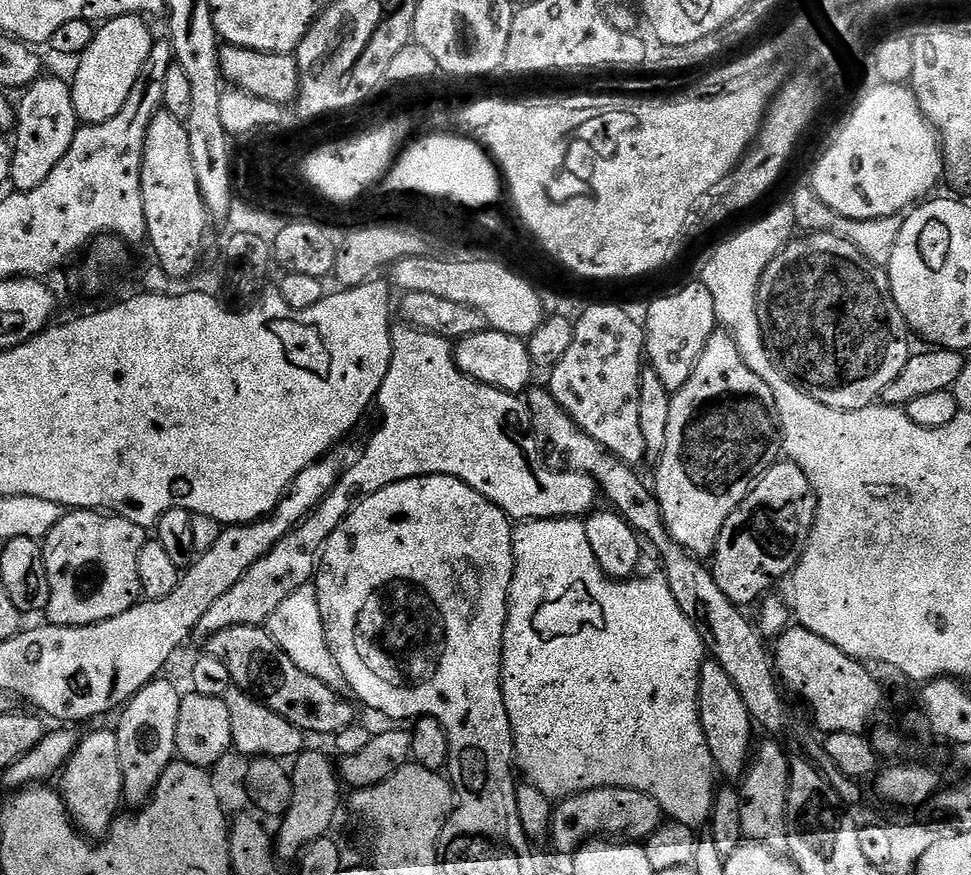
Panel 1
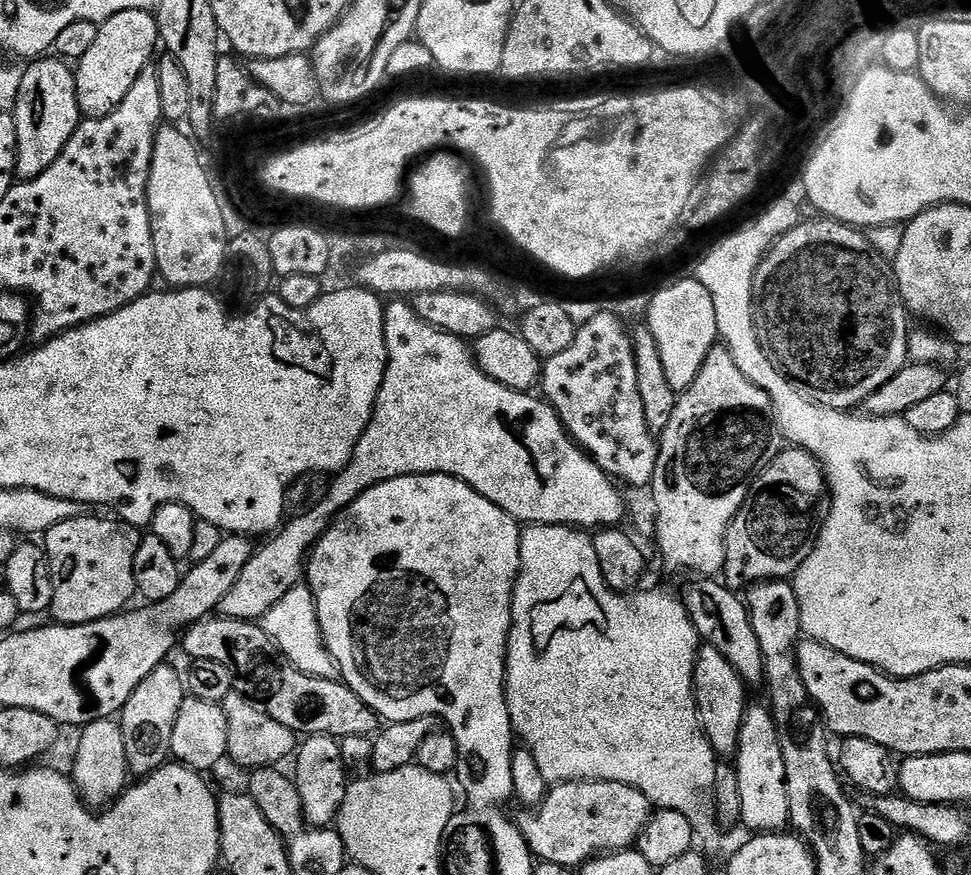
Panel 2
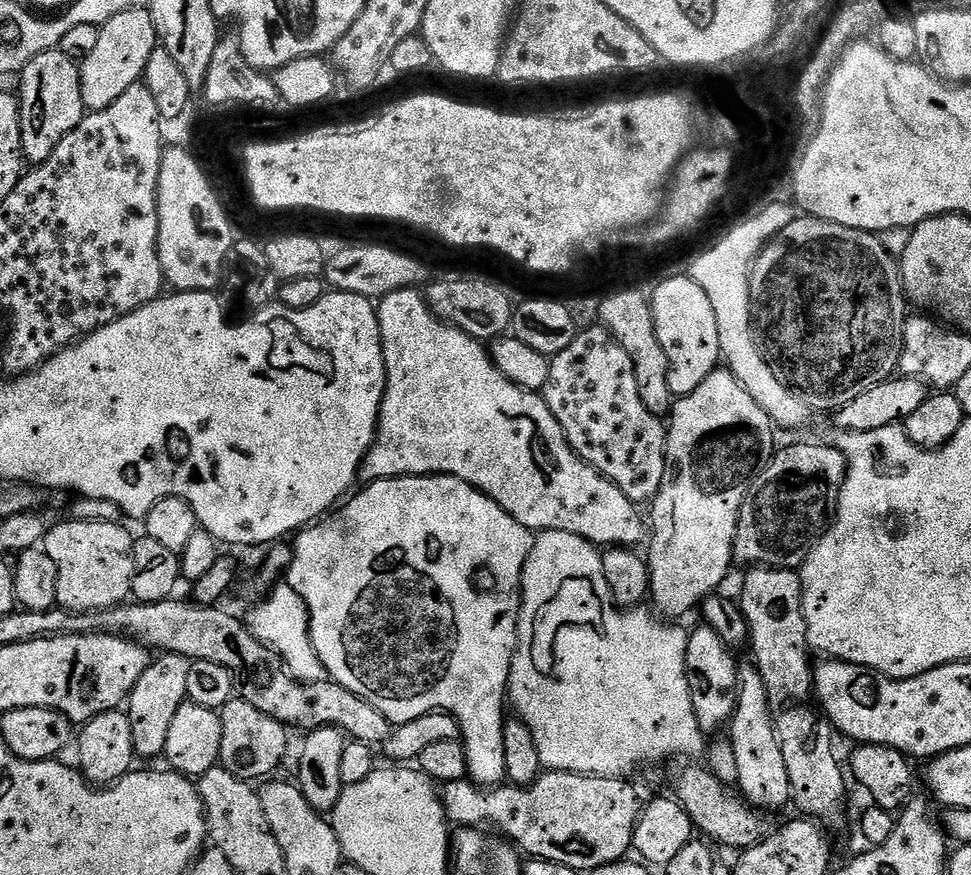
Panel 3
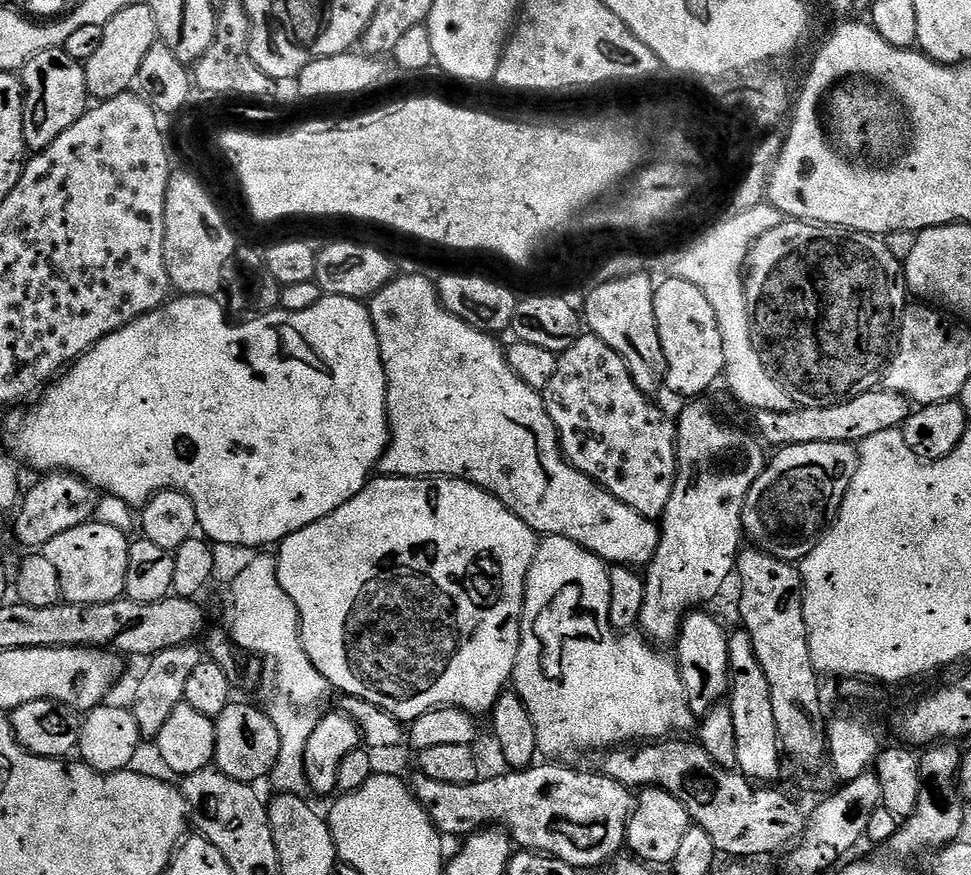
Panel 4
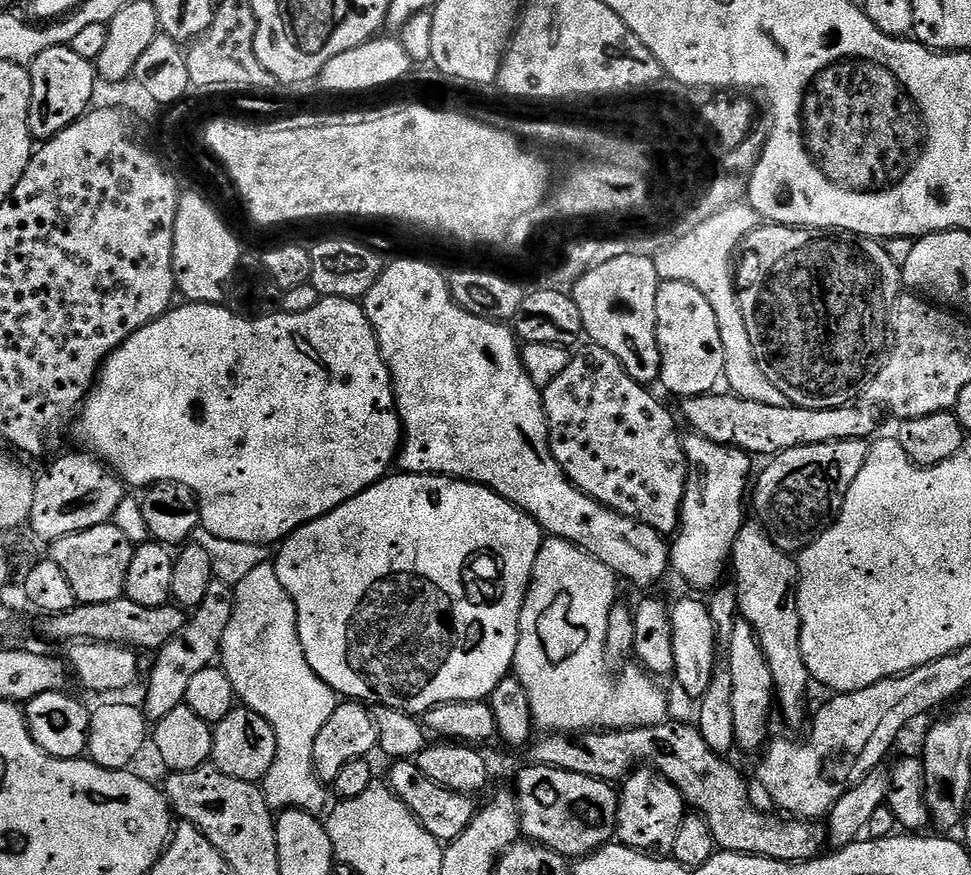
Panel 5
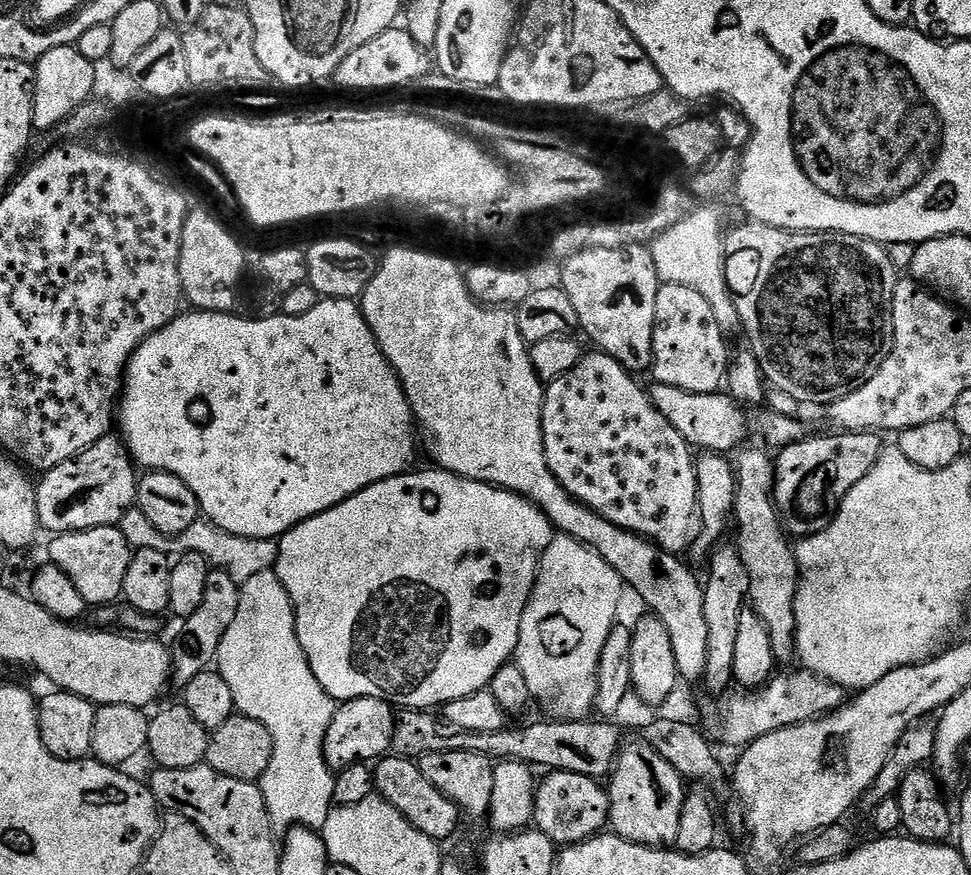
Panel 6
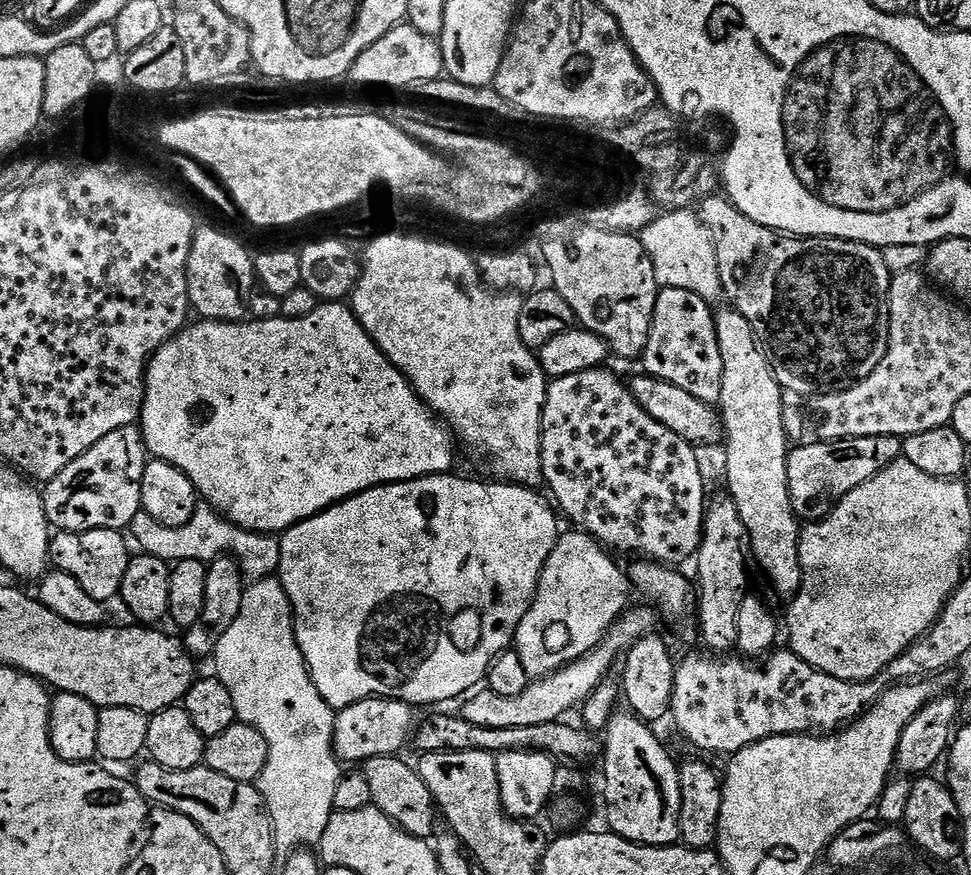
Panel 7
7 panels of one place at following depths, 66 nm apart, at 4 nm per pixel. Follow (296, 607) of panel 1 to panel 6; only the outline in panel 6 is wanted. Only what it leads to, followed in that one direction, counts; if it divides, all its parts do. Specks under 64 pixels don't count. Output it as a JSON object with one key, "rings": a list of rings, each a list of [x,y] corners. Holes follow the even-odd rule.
{"rings":[[[275,571],[254,574],[254,578],[240,585],[238,614],[234,614],[234,622],[230,622],[230,630],[226,630],[218,646],[214,664],[220,676],[226,678],[230,685],[236,712],[262,722],[262,726],[270,730],[274,754],[270,754],[270,766],[258,783],[273,825],[280,830],[297,826],[323,829],[328,813],[334,807],[336,781],[333,769],[328,767],[324,757],[324,739],[338,704],[330,694],[326,694],[318,678],[314,678],[314,670],[298,642],[296,611],[292,609],[292,599],[290,594],[286,594],[286,586],[282,586]]]}

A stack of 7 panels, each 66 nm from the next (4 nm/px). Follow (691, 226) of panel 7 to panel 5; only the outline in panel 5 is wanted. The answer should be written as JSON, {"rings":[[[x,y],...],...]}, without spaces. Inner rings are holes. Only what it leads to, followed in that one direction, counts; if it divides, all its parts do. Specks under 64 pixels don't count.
{"rings":[[[738,203],[732,205],[726,210],[722,210],[720,214],[714,215],[708,222],[704,222],[702,226],[698,226],[695,232],[691,232],[689,236],[682,238],[674,246],[665,247],[664,252],[654,259],[655,269],[658,270],[659,278],[663,282],[678,281],[686,282],[688,285],[694,286],[696,290],[700,290],[702,294],[706,294],[706,302],[710,302],[710,307],[714,309],[714,318],[718,318],[718,334],[722,334],[722,350],[724,351],[724,374],[723,379],[728,380],[728,384],[733,393],[742,400],[753,400],[754,402],[766,402],[766,406],[786,406],[789,404],[786,394],[782,394],[778,390],[778,386],[774,386],[774,382],[770,382],[770,378],[766,378],[766,374],[758,366],[756,355],[754,354],[754,346],[750,346],[750,333],[746,330],[746,318],[742,318],[742,306],[738,289],[736,287],[736,278],[734,275],[734,260],[732,264],[732,254],[734,250],[743,243],[745,237],[753,232],[754,229],[761,227],[762,218],[751,205]]]}

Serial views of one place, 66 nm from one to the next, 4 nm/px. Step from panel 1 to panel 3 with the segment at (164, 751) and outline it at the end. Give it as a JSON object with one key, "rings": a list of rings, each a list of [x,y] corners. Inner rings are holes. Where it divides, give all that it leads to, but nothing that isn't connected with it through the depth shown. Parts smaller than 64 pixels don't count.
{"rings":[[[173,652],[160,654],[149,663],[148,669],[138,678],[134,690],[126,701],[126,715],[130,722],[130,734],[134,736],[134,750],[142,761],[163,757],[166,750],[166,737],[170,734],[170,725],[174,723],[174,714],[178,706],[188,700],[186,674],[190,674],[192,661]]]}

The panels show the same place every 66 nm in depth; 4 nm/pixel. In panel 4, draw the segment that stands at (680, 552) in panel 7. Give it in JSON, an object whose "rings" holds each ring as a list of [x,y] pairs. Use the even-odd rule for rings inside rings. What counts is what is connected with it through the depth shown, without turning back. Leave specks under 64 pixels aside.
{"rings":[[[582,334],[570,350],[559,353],[558,370],[542,395],[556,433],[560,436],[564,459],[614,494],[618,502],[630,506],[630,510],[638,510],[638,514],[649,518],[663,517],[676,481],[676,420],[664,416],[663,410],[652,404],[656,402],[634,386],[634,378],[630,378],[626,362],[622,362],[622,358],[614,354],[602,338]]]}

